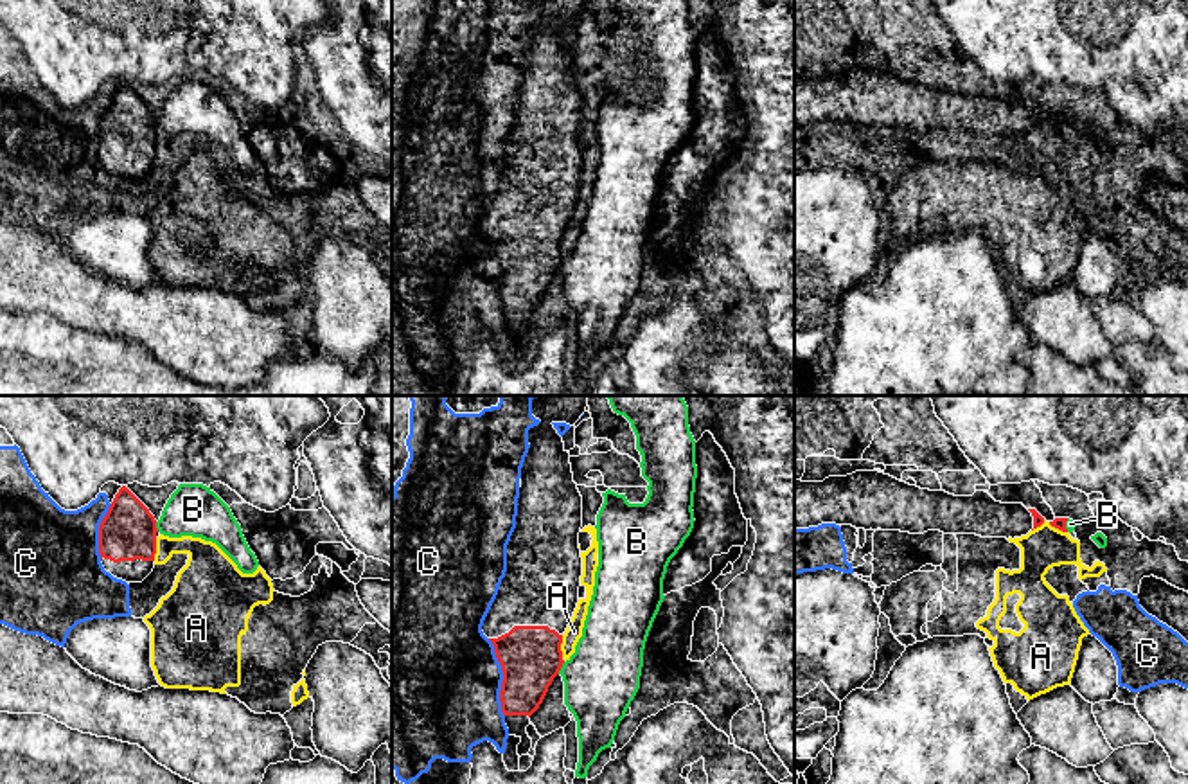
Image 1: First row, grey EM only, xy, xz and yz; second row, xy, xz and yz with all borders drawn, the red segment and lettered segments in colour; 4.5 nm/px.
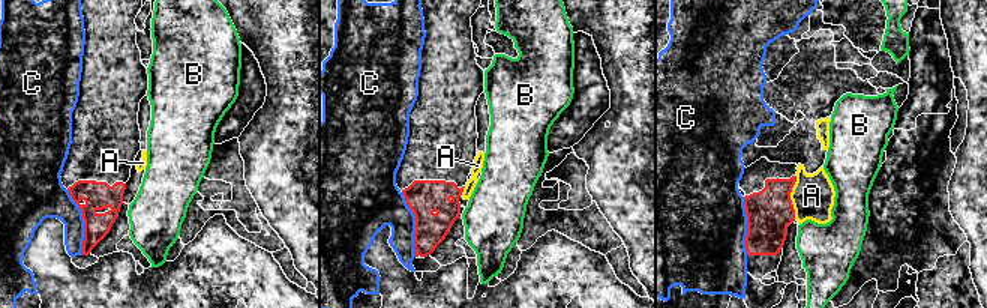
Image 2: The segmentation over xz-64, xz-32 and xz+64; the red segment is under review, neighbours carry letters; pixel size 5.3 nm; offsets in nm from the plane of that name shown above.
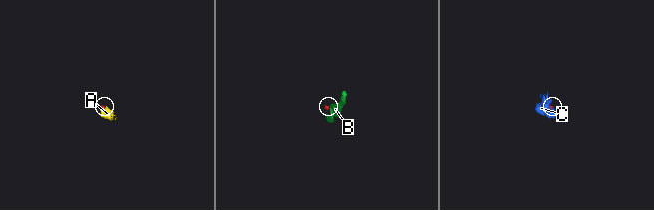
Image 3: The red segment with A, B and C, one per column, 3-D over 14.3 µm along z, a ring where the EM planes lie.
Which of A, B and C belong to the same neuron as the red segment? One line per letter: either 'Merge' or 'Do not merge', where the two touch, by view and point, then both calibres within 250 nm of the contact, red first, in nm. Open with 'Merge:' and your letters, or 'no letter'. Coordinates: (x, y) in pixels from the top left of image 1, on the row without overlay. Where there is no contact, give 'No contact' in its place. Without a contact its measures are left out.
Merge: no letter
A: Do not merge. Touches red at xy (155, 146). Thickness 260 nm (red) against 220 nm
B: Do not merge. Touches red at xz (561, 263). Thickness 280 nm (red) against 340 nm
C: Do not merge. Touches red at xz (504, 276). Thickness 280 nm (red) against 480 nm

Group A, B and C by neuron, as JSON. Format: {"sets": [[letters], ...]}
{"sets": [["A"], ["B"], ["C"]]}

